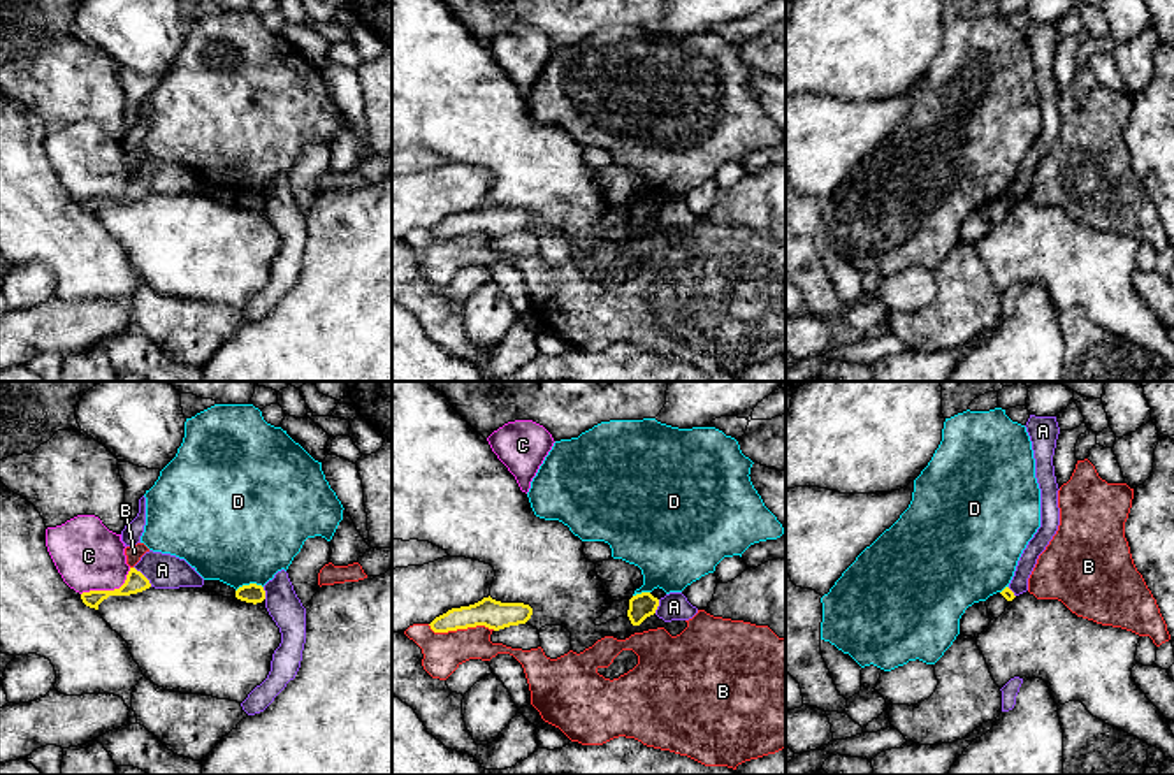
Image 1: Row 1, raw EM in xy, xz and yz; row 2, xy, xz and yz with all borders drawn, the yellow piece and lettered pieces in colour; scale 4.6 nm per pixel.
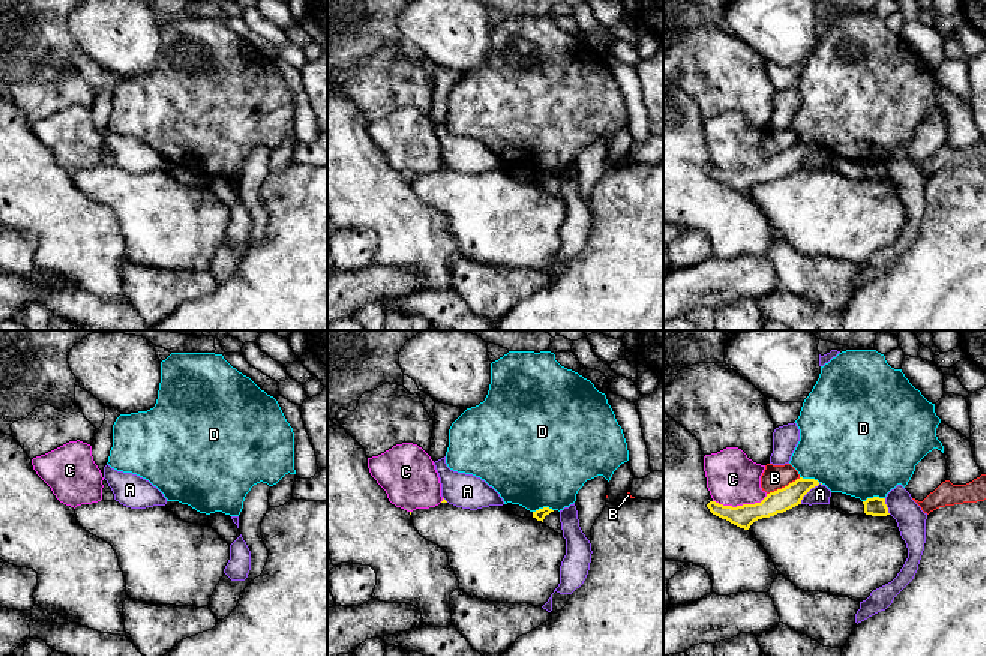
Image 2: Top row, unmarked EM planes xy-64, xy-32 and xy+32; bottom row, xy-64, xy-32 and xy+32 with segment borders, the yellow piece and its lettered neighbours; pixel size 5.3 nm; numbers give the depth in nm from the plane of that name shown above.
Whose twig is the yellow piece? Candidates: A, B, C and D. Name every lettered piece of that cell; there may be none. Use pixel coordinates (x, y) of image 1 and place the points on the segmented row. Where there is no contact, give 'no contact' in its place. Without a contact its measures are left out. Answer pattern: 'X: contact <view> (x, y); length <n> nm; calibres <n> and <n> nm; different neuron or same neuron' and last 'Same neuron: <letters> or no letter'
A: contact xy (144, 577); length 130 nm; calibres 100 and 160 nm; different neuron
B: contact xz (461, 628); length 320 nm; calibres 130 and 180 nm; different neuron
C: contact xy (109, 591); length 260 nm; calibres 100 and 300 nm; different neuron
D: contact xy (248, 586); length 130 nm; calibres 90 and 480 nm; different neuron
Same neuron: no letter

